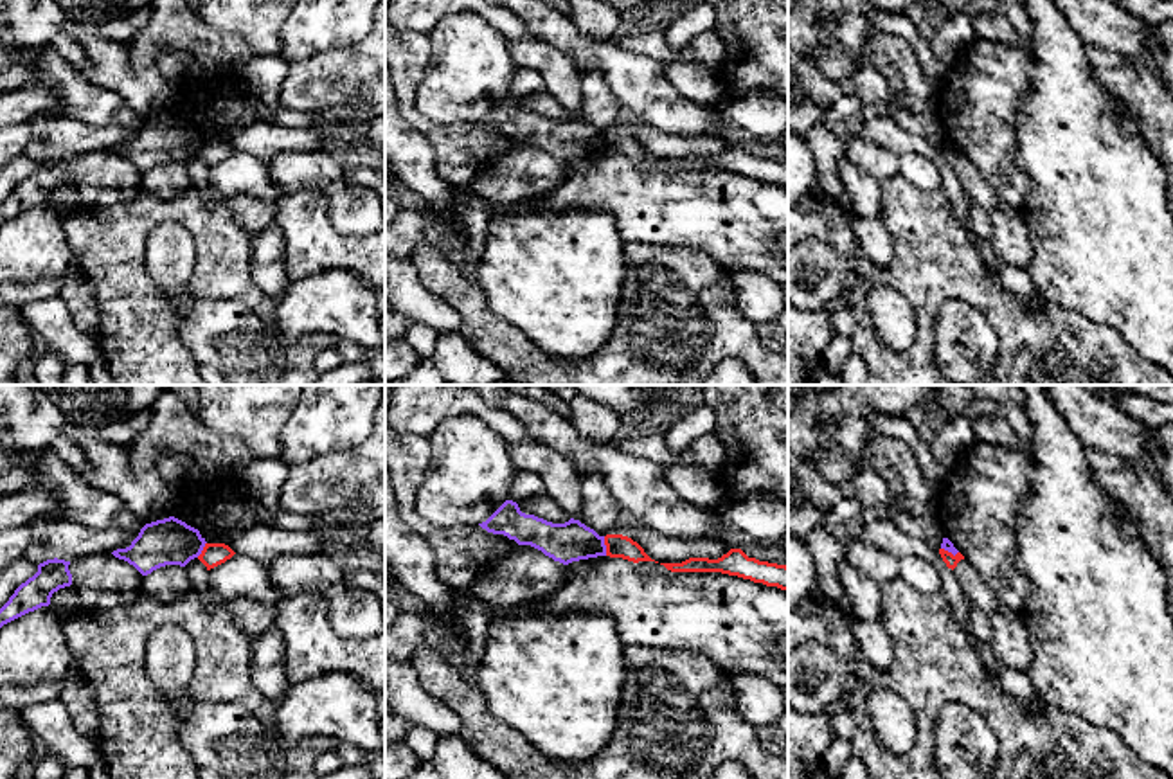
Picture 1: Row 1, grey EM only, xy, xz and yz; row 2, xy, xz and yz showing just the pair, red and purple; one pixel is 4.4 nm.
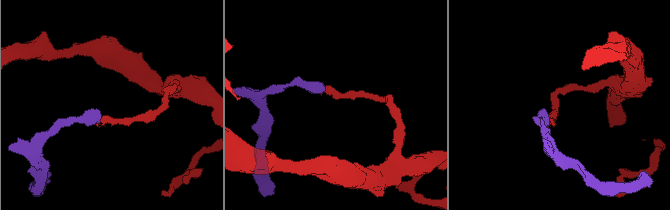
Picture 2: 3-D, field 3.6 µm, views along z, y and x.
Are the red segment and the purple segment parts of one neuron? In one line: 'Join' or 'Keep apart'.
Keep apart

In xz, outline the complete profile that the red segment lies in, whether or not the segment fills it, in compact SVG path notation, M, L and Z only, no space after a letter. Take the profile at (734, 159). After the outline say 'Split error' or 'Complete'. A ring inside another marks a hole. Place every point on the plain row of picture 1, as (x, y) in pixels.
M730 146L718 157L689 155L682 160L660 160L671 169L721 169L788 187L788 164L748 155L741 146Z. Complete

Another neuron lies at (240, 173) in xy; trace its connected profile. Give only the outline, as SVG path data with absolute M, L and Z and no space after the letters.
M234 151L225 160L210 166L209 184L221 198L248 194L263 201L277 201L282 194L270 180L264 164L243 151Z

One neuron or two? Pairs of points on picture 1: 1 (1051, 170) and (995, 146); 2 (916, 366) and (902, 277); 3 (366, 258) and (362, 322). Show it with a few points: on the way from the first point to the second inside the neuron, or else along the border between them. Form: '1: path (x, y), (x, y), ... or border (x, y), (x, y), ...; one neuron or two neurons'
1: border (1019, 114), (1017, 166), (1028, 177), (1028, 196); two neurons
2: path (923, 344), (923, 299); one neuron
3: border (322, 270), (346, 268), (366, 285); two neurons

